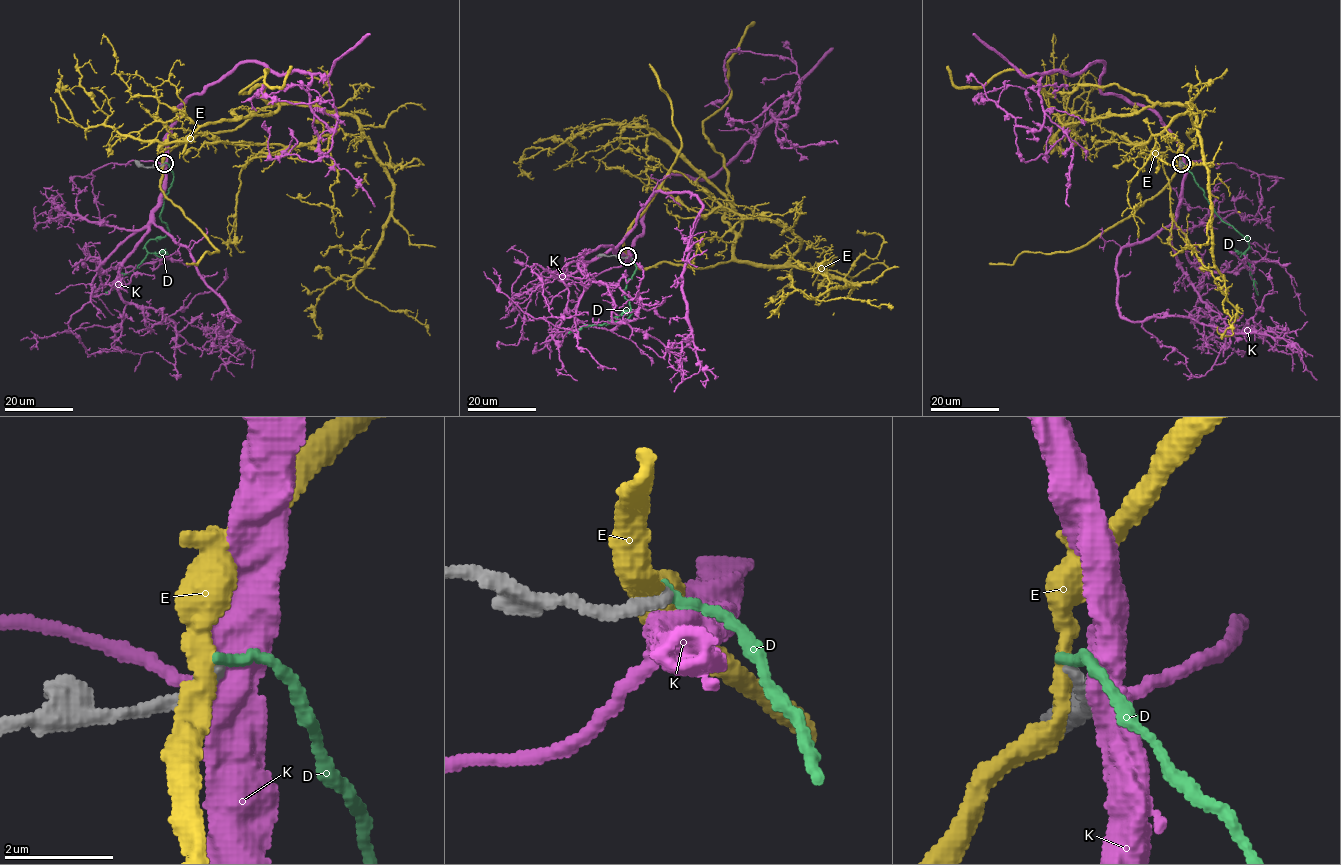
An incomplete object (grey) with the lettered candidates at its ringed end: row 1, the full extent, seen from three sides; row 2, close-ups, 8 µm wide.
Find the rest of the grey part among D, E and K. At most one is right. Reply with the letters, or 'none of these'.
none of these

